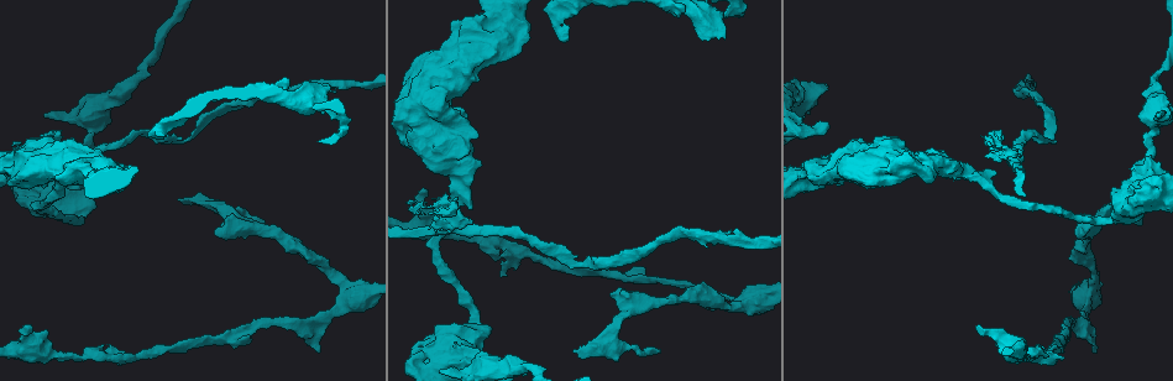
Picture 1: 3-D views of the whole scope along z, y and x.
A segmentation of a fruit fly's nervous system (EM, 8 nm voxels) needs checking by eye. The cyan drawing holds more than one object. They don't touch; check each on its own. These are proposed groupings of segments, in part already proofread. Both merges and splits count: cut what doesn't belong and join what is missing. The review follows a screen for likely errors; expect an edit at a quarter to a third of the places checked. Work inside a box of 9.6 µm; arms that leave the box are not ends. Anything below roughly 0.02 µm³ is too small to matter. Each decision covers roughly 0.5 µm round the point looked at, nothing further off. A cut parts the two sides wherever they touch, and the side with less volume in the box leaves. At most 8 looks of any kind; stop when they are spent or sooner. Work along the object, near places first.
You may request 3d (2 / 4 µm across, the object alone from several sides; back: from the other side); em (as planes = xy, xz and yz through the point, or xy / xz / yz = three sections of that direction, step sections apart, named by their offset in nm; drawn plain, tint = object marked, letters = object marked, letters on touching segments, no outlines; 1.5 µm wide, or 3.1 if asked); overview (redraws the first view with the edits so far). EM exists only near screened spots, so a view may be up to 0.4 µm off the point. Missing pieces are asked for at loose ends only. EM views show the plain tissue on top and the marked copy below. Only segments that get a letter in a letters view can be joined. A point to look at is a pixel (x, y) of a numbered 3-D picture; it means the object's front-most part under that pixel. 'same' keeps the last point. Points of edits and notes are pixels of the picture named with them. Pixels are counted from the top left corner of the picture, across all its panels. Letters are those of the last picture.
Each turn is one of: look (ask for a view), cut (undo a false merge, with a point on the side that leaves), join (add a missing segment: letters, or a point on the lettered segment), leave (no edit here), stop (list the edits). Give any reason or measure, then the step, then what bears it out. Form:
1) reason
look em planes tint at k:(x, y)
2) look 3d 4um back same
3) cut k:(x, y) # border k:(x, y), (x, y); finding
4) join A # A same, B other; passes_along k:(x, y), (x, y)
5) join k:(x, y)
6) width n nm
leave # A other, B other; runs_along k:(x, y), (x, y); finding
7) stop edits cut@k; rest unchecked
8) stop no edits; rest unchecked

stops while still wide
look 3d 4um at 1:(470, 124)

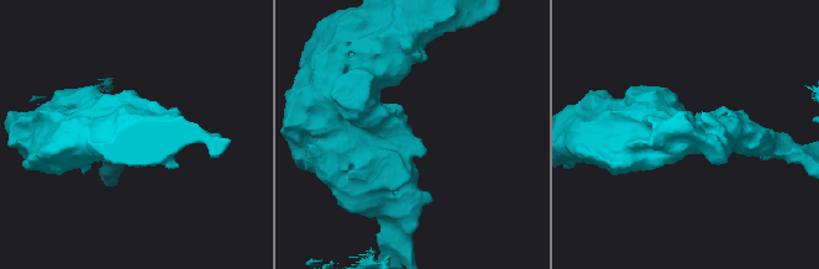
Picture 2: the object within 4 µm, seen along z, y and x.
now the EM
look em yz step 8 tint at 2:(412, 133)

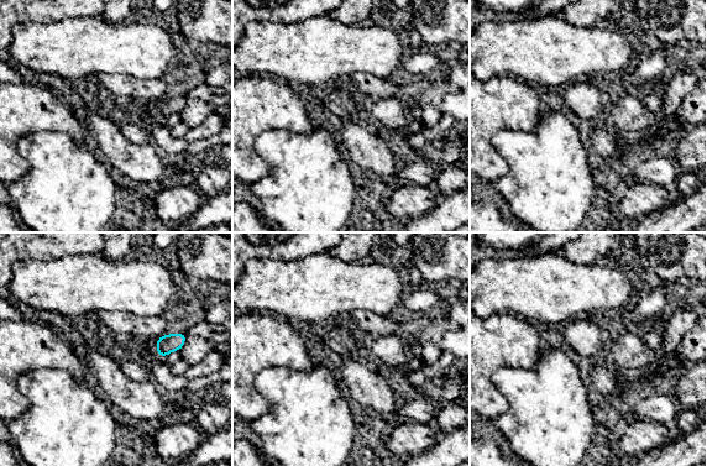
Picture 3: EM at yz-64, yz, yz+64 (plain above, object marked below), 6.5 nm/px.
look em planes letters same

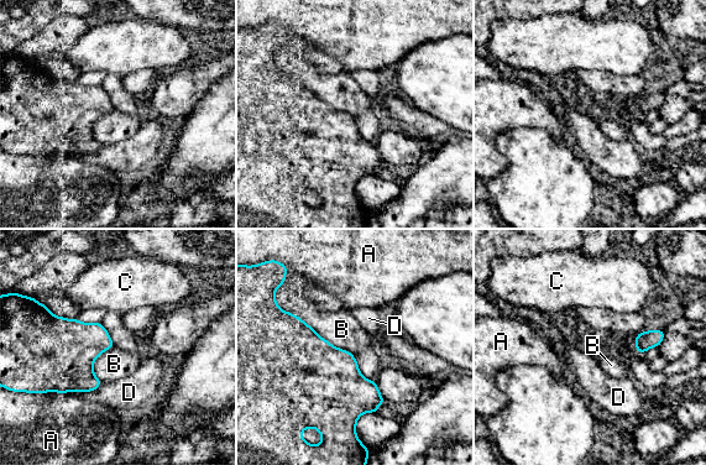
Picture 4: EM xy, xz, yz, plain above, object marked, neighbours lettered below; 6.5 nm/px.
leave # A other, B other, C other, D other; border 4:(291, 312), (320, 337), (354, 356); none of them fits

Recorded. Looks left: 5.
thick end
look em xy step 8 tint at 1:(521, 50)

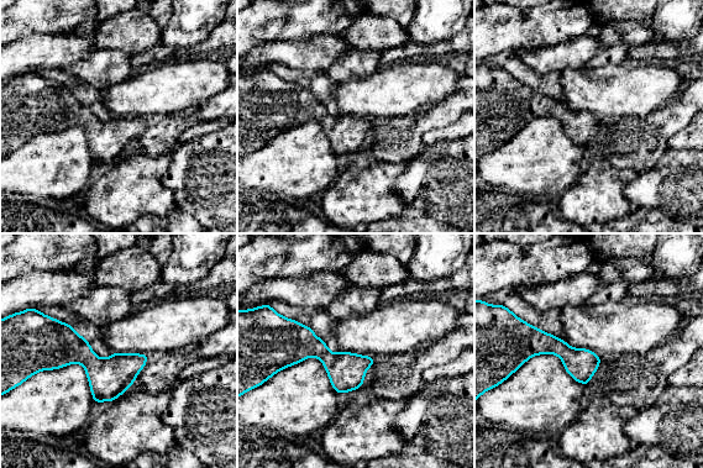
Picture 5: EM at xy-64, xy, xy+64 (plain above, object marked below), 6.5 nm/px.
look em planes letters same

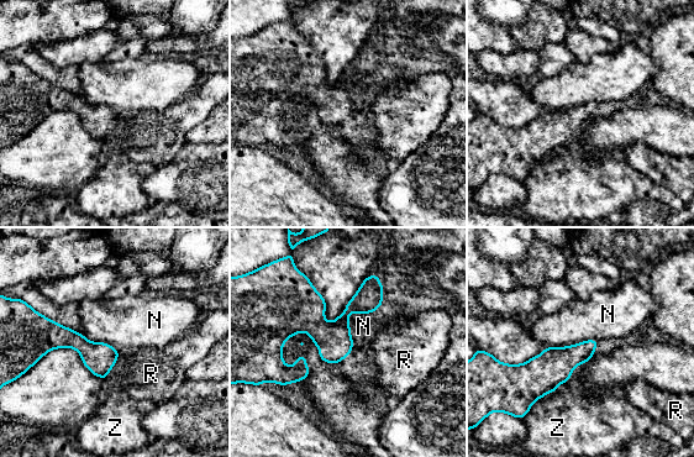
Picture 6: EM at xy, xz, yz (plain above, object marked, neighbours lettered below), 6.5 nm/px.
leave # N other, R other, Z other; border 6:(380, 282), (352, 346); no lettered segment goes on from it

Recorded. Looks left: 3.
branch stops here
look em yz step 4 letters at 1:(18, 146)

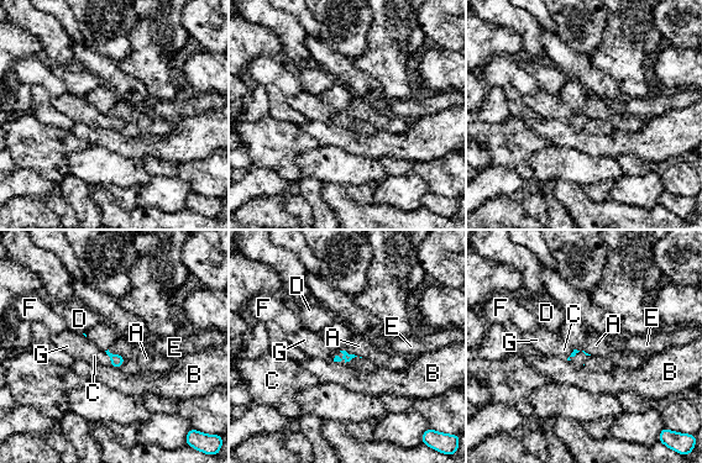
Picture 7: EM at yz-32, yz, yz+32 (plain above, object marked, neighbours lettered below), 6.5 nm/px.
leave # A other, B other, C other, D other, E other, F other, G other; border 7:(108, 350), (127, 359); none of them fits

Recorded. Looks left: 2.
stop no edits; rest unchecked

